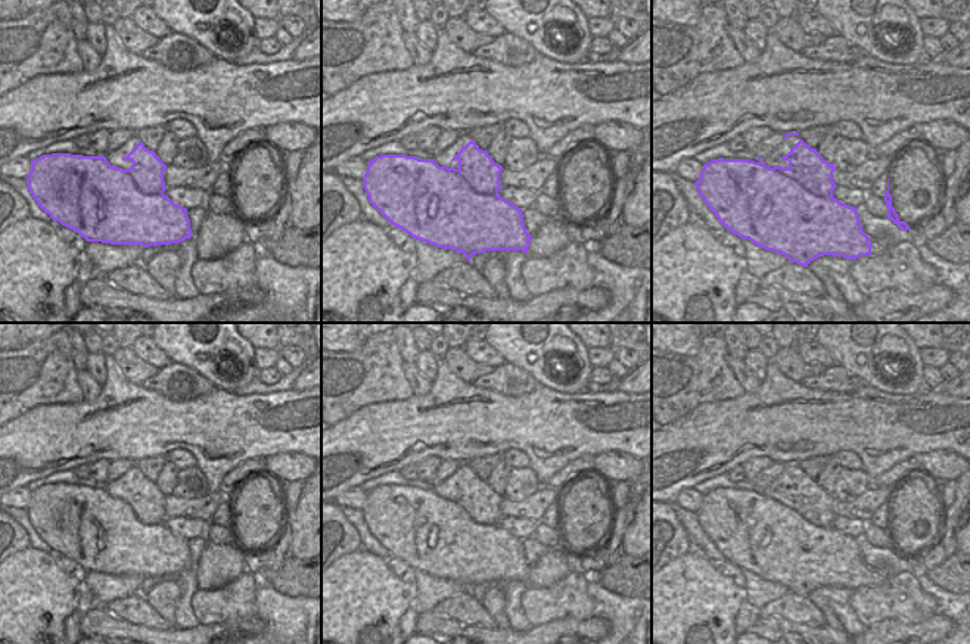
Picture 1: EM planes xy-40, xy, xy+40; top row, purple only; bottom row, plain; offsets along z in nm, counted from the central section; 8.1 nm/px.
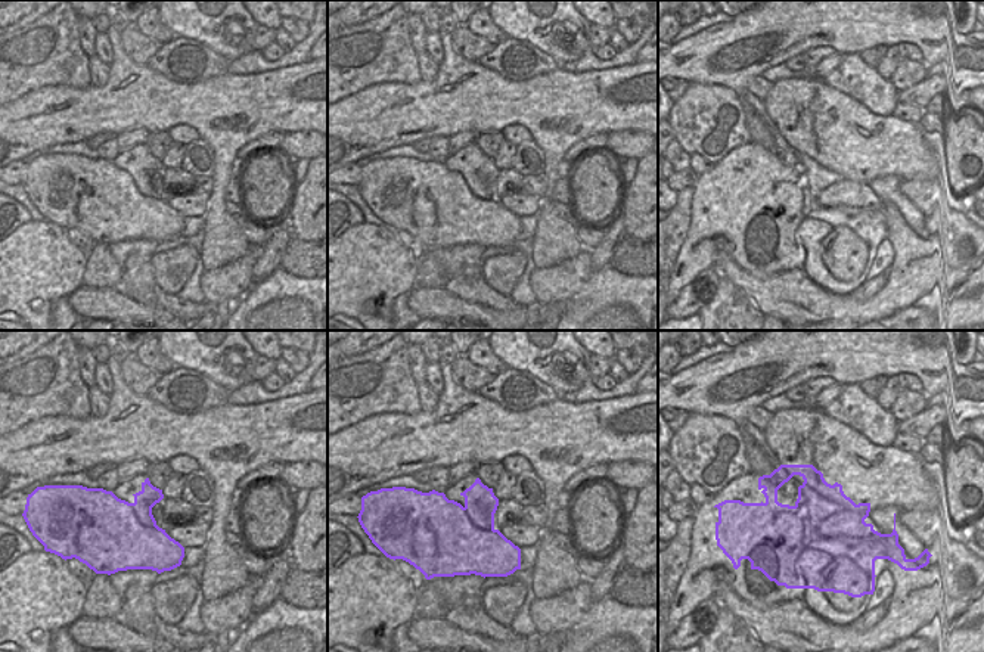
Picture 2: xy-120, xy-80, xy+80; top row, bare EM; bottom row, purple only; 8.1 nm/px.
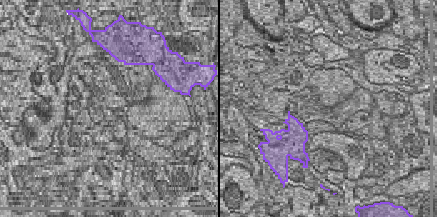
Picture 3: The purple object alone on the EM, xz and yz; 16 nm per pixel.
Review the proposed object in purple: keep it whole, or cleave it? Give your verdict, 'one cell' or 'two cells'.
one cell

